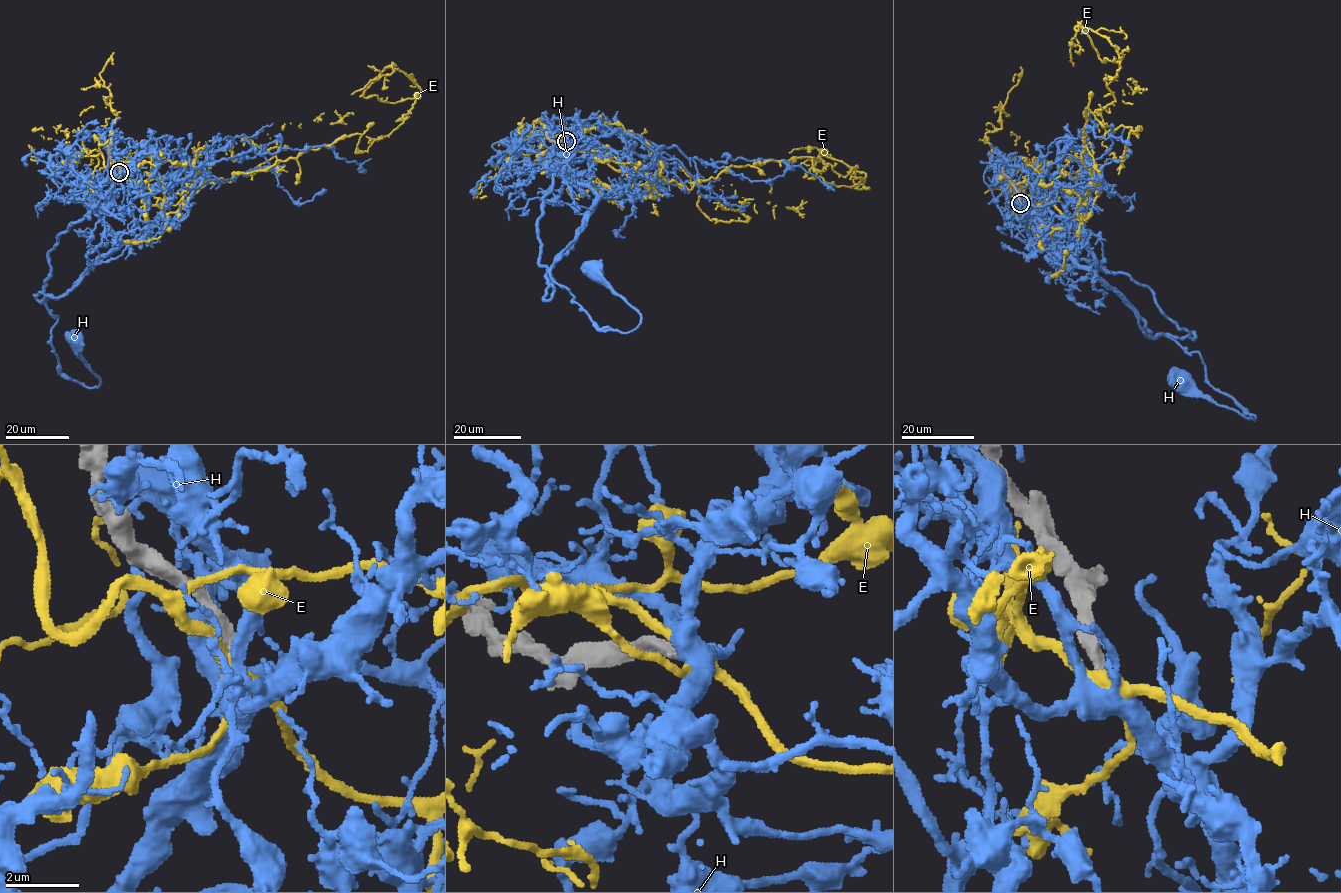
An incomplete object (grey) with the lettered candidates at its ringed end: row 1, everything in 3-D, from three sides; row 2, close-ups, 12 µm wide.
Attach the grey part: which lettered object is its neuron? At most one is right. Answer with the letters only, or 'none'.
none

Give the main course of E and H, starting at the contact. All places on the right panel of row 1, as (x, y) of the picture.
E: (1019, 201), (1079, 232), (1099, 183), (1085, 109), (1105, 124), (1119, 54), (1083, 26), (1135, 85), (1103, 96)
H: (1020, 202), (1044, 237), (1122, 293), (1153, 337), (1198, 352), (1208, 383), (1255, 418), (1179, 381)

